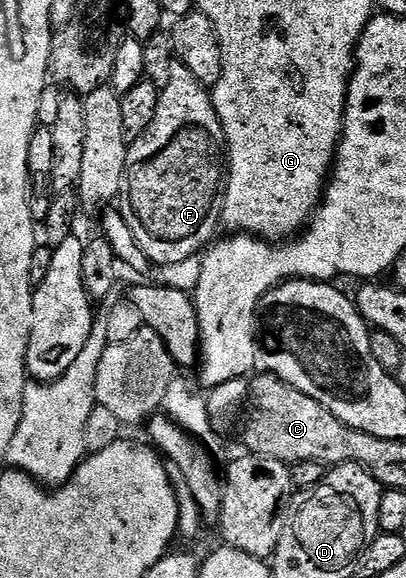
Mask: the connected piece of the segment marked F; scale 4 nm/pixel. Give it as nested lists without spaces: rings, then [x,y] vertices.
[[[178,63],[172,68],[170,83],[160,90],[158,112],[150,127],[146,127],[146,131],[142,131],[142,135],[129,144],[128,170],[124,173],[122,212],[130,231],[134,231],[138,247],[142,247],[153,266],[182,263],[182,259],[195,257],[217,236],[216,228],[219,230],[222,225],[222,190],[225,185],[224,128],[214,111],[211,92],[198,83],[194,75],[190,75],[186,66]]]

